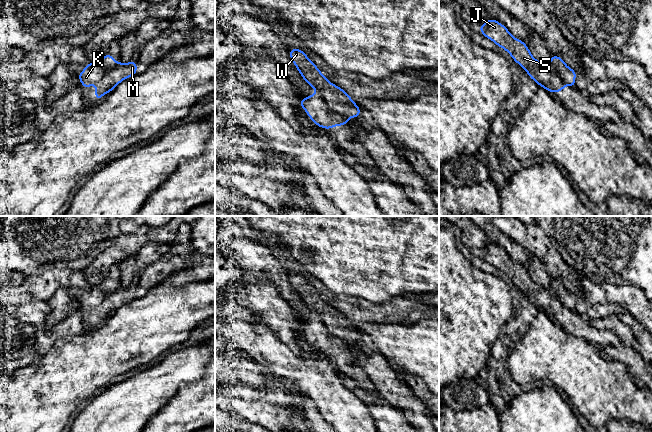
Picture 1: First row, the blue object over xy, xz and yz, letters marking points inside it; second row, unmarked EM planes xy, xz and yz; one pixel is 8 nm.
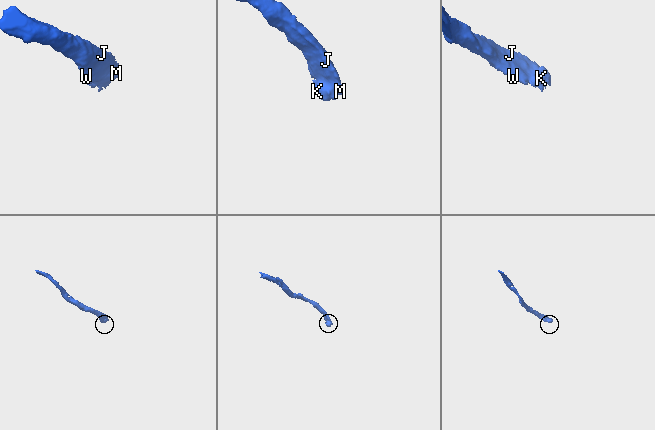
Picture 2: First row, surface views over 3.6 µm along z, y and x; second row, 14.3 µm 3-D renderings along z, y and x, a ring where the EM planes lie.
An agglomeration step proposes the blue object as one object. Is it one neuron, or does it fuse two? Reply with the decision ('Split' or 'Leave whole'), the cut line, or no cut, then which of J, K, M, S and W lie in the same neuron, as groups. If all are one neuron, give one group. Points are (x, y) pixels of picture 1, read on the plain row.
Split. Split along xz (315, 317), (323, 323), (330, 334), (341, 337), (348, 342). Groups: J M S W / K

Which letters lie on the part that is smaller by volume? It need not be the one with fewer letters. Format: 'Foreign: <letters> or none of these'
Foreign: K

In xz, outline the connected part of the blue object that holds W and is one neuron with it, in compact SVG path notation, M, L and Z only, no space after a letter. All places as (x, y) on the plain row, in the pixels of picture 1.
M292 272L289 278L301 301L310 308L311 312L316 313L315 318L324 323L330 335L348 342L359 341L361 333L351 321L342 312L328 305L301 273Z

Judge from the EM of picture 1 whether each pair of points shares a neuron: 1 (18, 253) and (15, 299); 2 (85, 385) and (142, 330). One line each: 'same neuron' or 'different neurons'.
1: different neurons
2: same neuron

